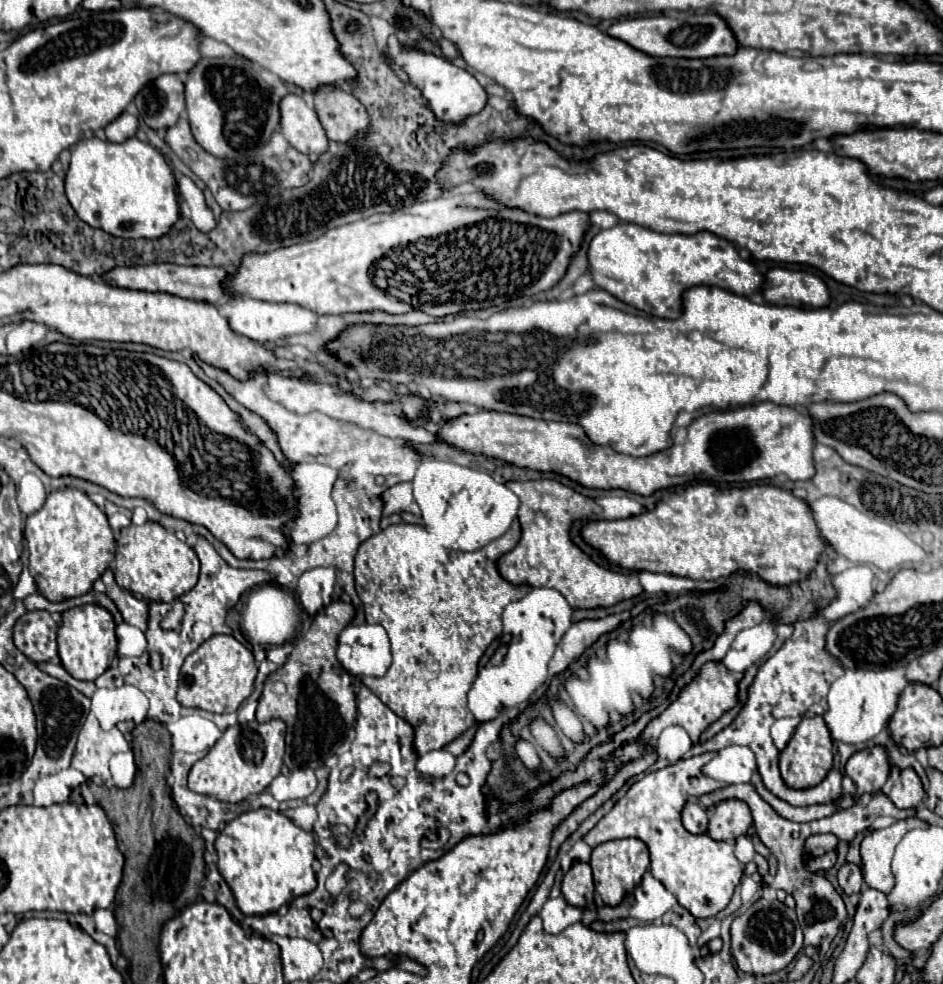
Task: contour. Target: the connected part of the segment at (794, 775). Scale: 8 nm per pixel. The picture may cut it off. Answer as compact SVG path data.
M803 716L793 738L781 752L781 762L779 762L781 778L793 790L807 790L807 788L813 788L823 782L823 778L831 770L831 764L833 764L833 740L827 732L827 726L823 724L823 718L821 716L815 716L815 718Z

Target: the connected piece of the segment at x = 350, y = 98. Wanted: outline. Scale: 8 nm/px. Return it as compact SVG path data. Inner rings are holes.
M321 88L313 94L317 116L329 136L335 142L349 142L365 138L371 130L371 120L365 106L347 90Z

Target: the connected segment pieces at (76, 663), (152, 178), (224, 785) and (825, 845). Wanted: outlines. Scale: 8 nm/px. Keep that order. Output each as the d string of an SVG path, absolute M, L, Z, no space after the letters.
M85 604L61 614L61 626L57 630L59 658L63 668L77 680L95 680L101 676L117 654L117 638L115 638L115 622L113 616L99 604Z
M95 136L79 140L71 150L65 190L77 216L111 236L157 240L169 234L173 224L181 218L177 180L171 166L157 148L135 136L121 144Z
M269 720L265 724L231 726L205 758L197 760L189 772L189 788L197 794L215 796L221 802L241 802L251 794L261 794L281 772L285 754L285 722Z
M813 834L805 842L805 852L807 856L823 856L831 850L837 848L837 838L833 834Z

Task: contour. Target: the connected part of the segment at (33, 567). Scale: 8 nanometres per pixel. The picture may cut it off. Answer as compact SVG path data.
M77 488L47 494L43 508L25 520L25 542L29 548L29 572L39 592L51 602L89 592L115 556L115 538L105 512Z

